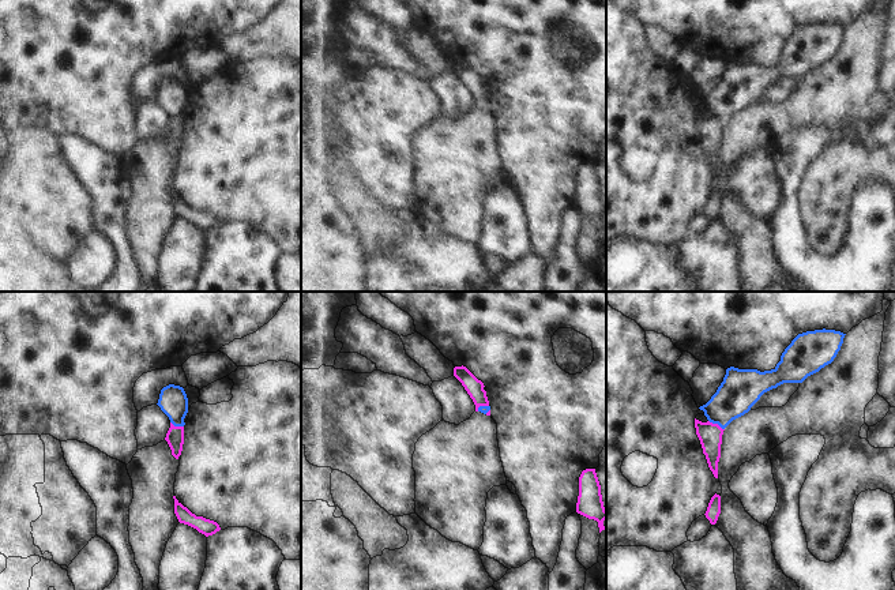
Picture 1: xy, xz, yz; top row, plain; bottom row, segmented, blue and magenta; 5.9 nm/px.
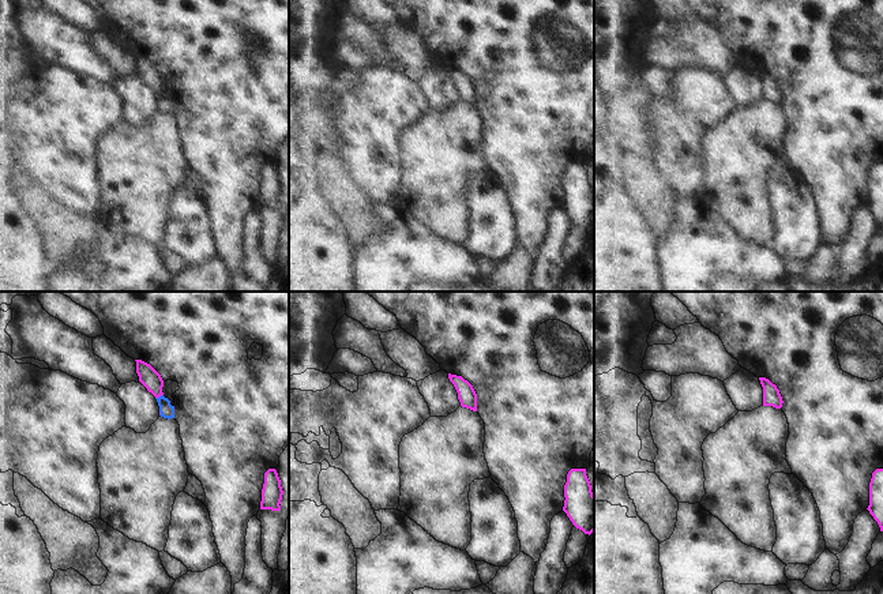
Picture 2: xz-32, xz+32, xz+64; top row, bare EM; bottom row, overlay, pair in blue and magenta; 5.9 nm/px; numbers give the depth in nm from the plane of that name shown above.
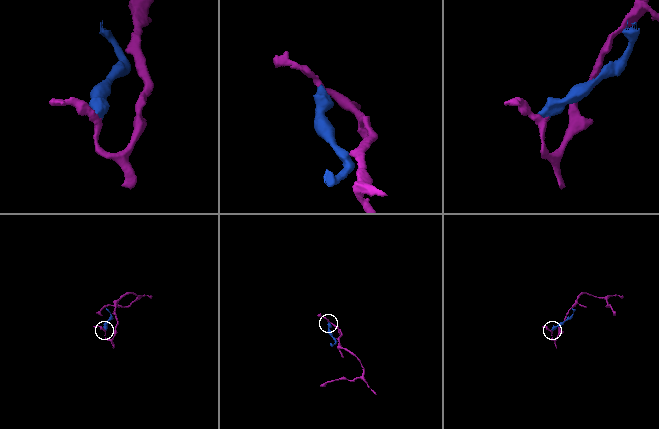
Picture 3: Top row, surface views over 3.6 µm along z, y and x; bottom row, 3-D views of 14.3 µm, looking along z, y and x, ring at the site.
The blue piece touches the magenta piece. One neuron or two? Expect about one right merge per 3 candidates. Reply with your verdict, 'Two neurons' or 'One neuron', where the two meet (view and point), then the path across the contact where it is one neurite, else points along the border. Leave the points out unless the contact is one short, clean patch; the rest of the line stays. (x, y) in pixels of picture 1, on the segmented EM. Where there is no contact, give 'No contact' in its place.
Two neurons. Touches blue at yz (717, 423). Boundary: yz (709, 420), (724, 429)

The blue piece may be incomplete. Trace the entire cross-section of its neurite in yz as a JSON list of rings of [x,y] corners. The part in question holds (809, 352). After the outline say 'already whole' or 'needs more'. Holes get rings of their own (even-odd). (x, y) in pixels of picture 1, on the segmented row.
[[[826,328],[798,334],[771,371],[727,368],[717,392],[699,409],[710,422],[725,429],[733,420],[748,413],[764,392],[783,383],[802,383],[831,364],[845,335]]] | already whole

